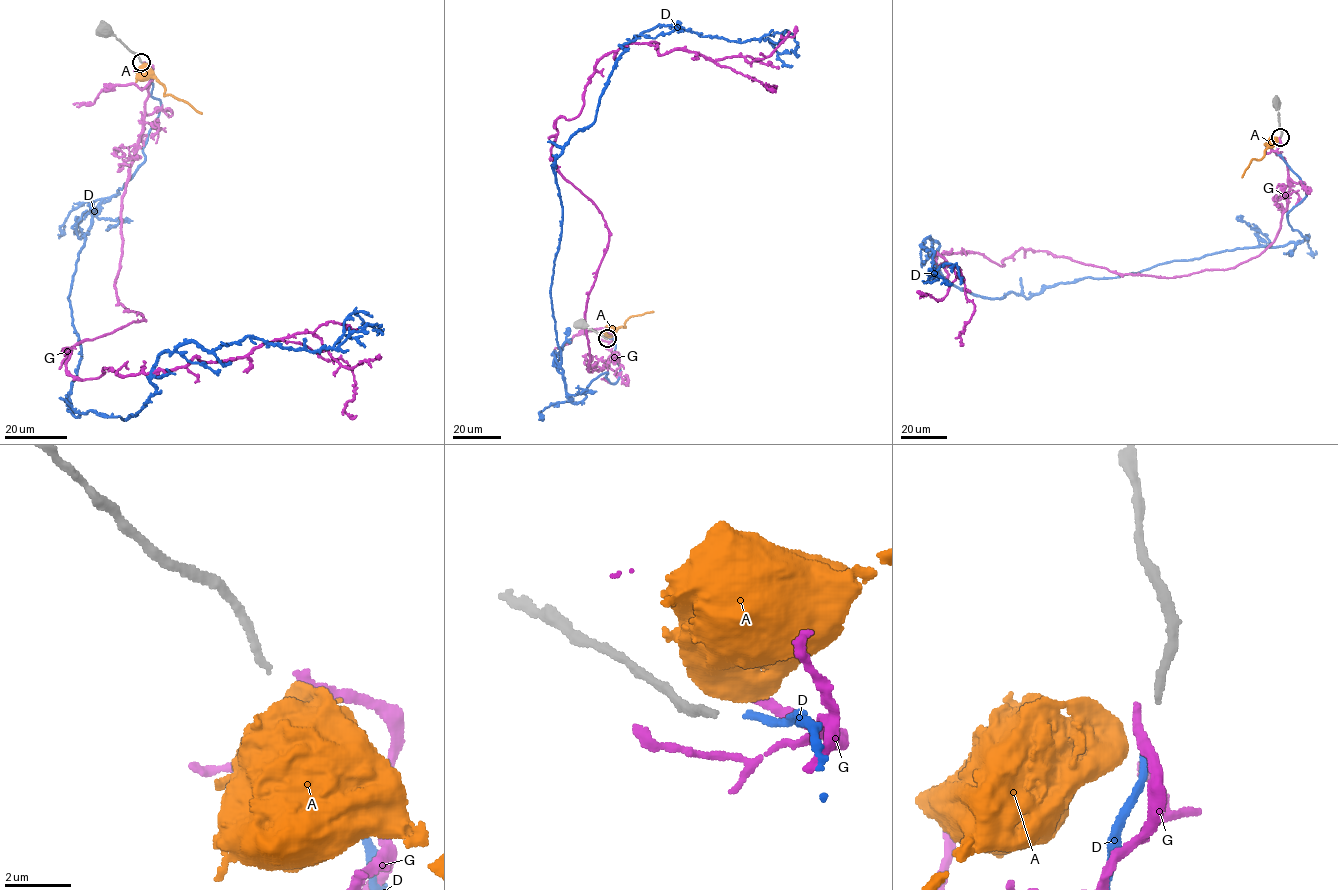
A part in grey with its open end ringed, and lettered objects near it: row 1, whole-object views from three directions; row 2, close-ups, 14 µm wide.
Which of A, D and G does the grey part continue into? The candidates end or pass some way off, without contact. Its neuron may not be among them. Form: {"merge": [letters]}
{"merge": ["D"]}

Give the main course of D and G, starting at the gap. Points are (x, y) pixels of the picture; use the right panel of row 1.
D: (1280, 140), (1306, 194), (1287, 214), (1300, 241), (999, 299), (942, 275), (928, 237), (929, 279), (951, 283)
G: (1279, 137), (1286, 211), (1234, 267), (1158, 277), (1021, 248), (1002, 266), (935, 254), (974, 305), (963, 345)

